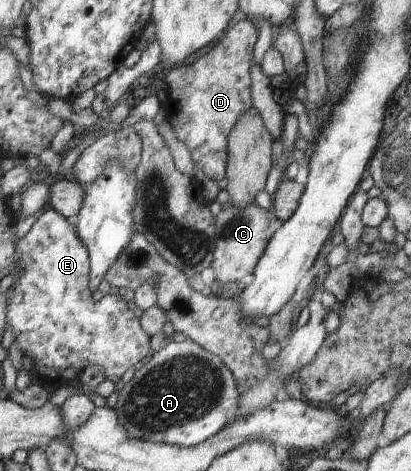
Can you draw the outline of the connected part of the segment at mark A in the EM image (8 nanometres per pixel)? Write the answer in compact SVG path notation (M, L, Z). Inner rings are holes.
M190 339L171 342L160 352L146 358L127 382L119 386L119 400L114 407L119 426L137 440L153 444L171 444L171 446L191 447L218 434L237 417L240 394L229 368L211 352L195 344Z

